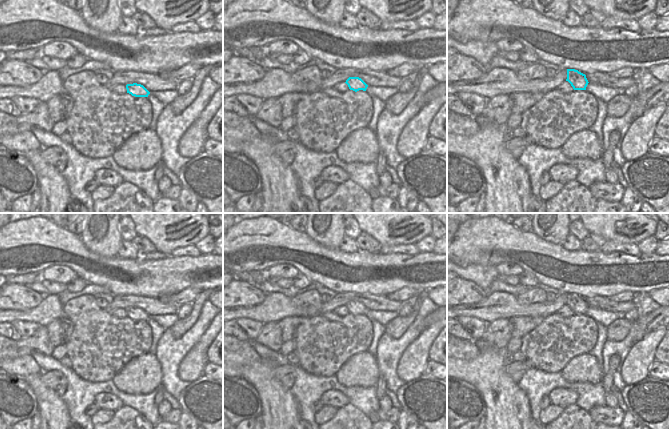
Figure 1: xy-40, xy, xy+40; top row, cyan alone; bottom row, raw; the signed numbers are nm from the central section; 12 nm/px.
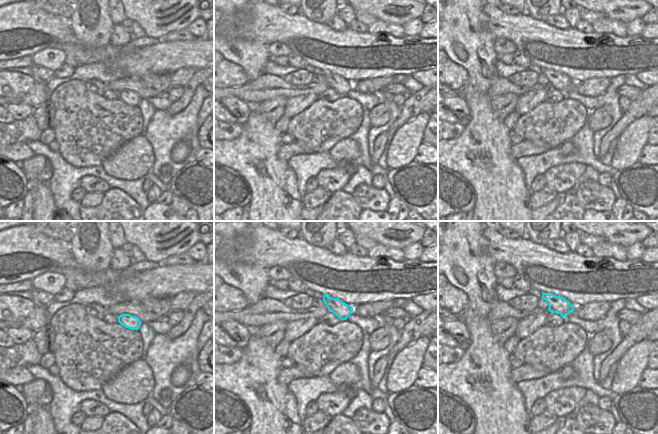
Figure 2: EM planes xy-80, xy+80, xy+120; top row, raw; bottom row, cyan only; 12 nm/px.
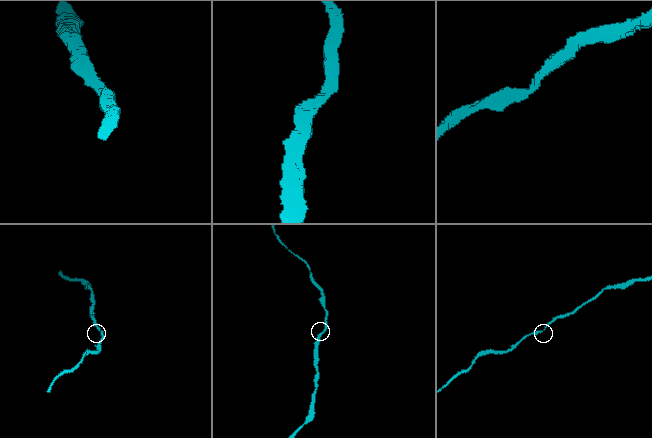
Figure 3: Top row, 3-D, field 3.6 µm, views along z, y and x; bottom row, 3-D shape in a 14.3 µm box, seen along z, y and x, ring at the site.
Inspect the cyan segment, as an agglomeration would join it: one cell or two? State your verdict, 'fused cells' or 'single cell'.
single cell

